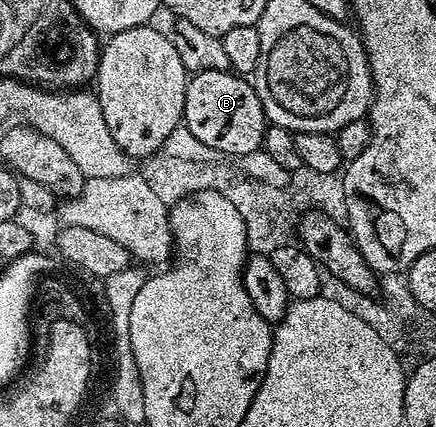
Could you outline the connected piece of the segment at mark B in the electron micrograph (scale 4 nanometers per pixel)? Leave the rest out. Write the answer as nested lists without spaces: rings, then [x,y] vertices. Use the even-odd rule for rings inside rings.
[[[230,69],[199,72],[192,75],[185,84],[185,116],[183,125],[207,148],[211,148],[218,155],[234,154],[240,156],[247,152],[262,149],[265,141],[267,119],[263,112],[263,104],[257,95],[257,87],[248,77],[242,76]]]

